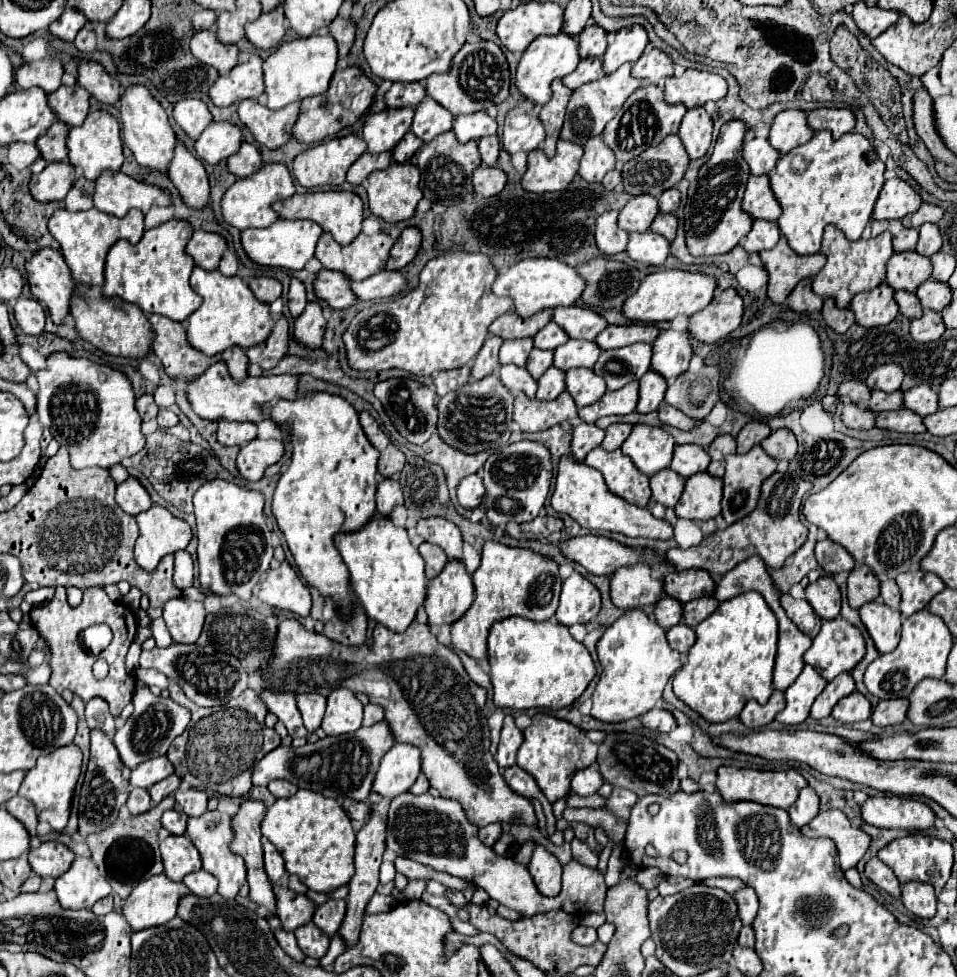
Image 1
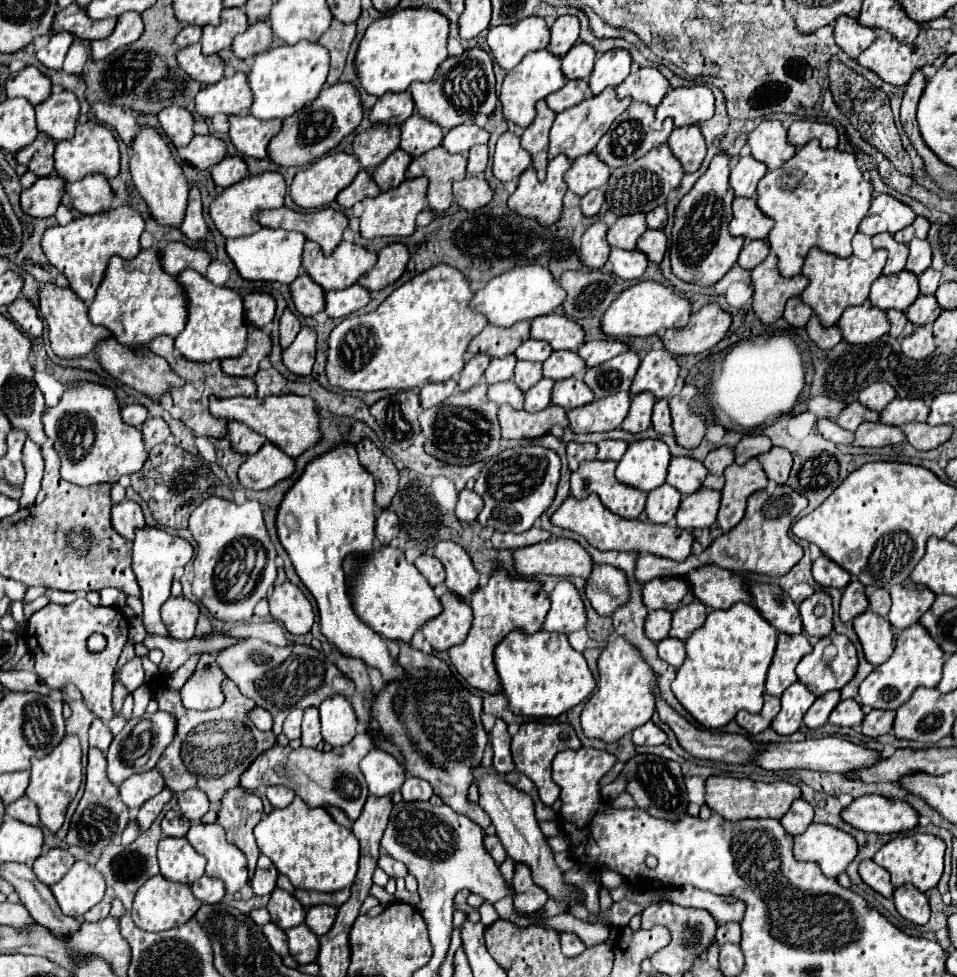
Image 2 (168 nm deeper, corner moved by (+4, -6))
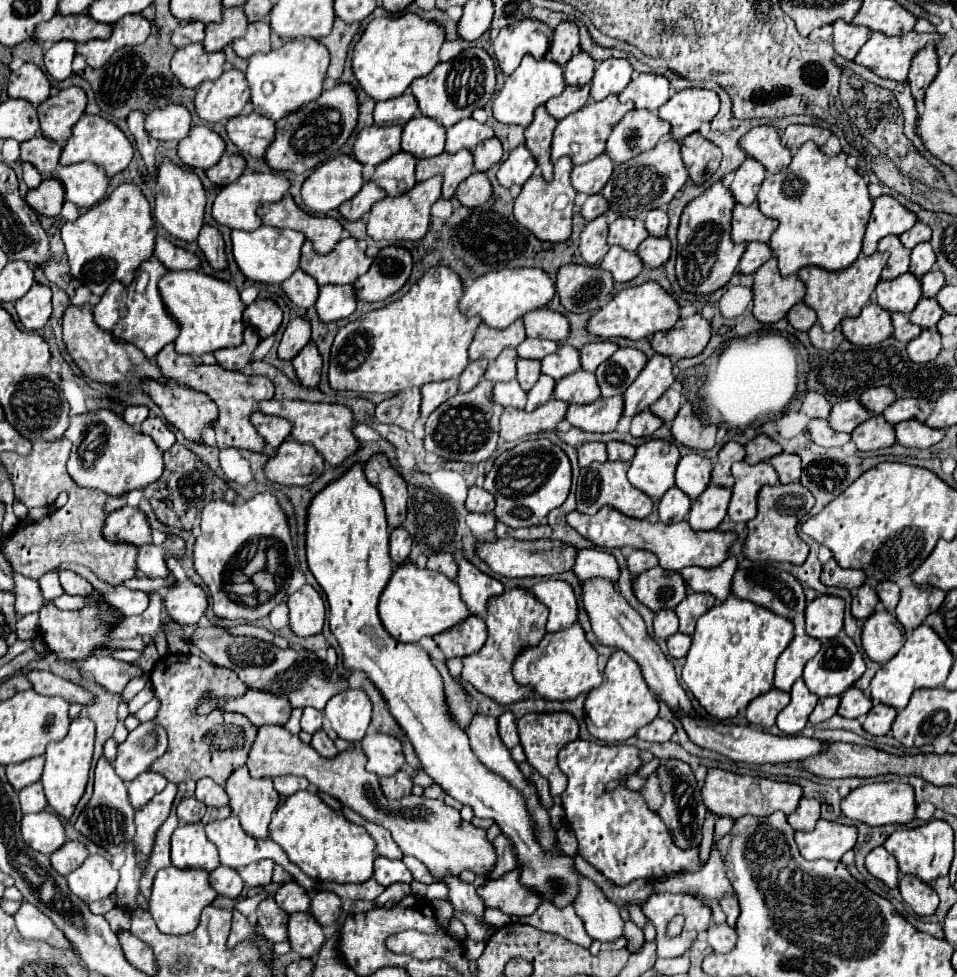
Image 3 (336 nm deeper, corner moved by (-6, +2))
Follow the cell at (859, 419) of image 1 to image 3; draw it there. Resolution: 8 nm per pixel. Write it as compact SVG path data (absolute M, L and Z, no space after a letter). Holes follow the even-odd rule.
M810 420L806 428L812 434L812 440L816 444L820 444L820 446L826 446L826 448L830 448L830 446L842 446L842 444L846 444L850 440L850 434L832 430L832 426L830 426L828 420Z

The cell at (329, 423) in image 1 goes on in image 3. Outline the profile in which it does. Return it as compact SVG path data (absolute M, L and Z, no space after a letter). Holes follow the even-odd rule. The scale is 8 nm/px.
M362 464L350 466L340 478L326 484L308 504L308 568L326 594L330 606L328 624L342 648L344 666L348 670L362 670L378 686L390 714L410 738L424 772L440 784L446 794L472 806L474 816L492 818L502 828L502 834L512 840L518 862L524 866L520 876L522 884L530 890L540 890L544 900L550 900L560 908L572 904L576 896L574 860L566 854L550 856L538 846L520 792L506 784L504 778L484 768L472 754L466 732L456 728L456 722L444 708L442 676L428 652L418 644L394 640L382 626L376 606L394 568L388 552L388 536L382 496L364 476Z

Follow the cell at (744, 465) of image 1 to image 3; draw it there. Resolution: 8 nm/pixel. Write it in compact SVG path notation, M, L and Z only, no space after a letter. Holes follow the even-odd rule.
M736 462L732 466L734 488L728 506L728 516L732 522L748 522L756 516L756 496L764 484L776 484L778 474L770 462L746 464Z

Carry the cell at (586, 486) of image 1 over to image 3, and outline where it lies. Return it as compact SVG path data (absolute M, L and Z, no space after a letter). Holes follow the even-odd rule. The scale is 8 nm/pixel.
M610 506L600 508L592 516L574 510L566 516L566 520L574 530L578 530L586 540L594 542L596 546L602 546L602 548L624 548L624 546L642 548L642 550L656 554L662 568L668 568L674 572L678 572L686 566L704 566L704 568L718 566L720 562L726 560L728 546L736 538L736 534L732 534L732 532L718 532L718 530L698 530L696 532L684 520L676 522L676 524L662 524L662 522L652 524L648 520L624 516L622 512L612 510Z

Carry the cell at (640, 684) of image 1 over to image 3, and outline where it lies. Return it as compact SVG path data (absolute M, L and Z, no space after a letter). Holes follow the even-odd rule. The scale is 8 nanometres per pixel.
M616 650L608 658L604 674L606 678L600 684L600 688L594 688L586 698L584 704L586 718L588 718L586 722L588 722L588 732L592 736L608 744L616 744L634 736L642 726L646 726L658 716L658 698L644 682L640 666L622 650Z

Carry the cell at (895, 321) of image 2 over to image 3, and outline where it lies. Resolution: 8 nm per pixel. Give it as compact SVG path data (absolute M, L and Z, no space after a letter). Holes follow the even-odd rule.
M892 312L892 324L894 324L894 338L902 342L910 342L912 338L916 338L922 332L922 328L912 324L908 316L902 312Z

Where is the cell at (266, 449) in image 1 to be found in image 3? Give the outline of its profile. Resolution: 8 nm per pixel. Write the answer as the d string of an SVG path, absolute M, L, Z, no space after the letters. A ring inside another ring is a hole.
M284 440L276 454L268 458L264 474L270 482L286 486L306 486L324 470L324 458L308 444Z

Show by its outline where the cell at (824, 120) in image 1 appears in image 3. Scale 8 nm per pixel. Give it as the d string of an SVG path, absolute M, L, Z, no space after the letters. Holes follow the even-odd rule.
M790 124L782 132L782 144L788 148L800 148L804 142L814 140L818 146L824 146L830 136L832 136L832 132L828 128L806 126L806 124Z

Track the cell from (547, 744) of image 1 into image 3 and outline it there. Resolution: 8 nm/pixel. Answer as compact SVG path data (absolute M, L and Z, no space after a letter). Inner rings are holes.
M554 712L554 714L526 714L518 720L518 734L520 734L520 742L526 754L528 764L538 770L548 782L550 782L550 794L552 796L560 796L566 788L566 776L560 772L558 768L558 752L560 748L564 748L568 742L578 738L578 722L572 714L568 712Z

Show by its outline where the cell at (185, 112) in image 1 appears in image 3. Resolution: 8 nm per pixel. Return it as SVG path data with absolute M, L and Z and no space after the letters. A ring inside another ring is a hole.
M168 104L148 114L146 128L152 138L178 144L192 130L192 114L182 104Z

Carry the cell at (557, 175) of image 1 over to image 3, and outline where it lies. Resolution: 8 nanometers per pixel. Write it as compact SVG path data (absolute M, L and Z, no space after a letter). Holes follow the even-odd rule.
M568 156L560 158L554 164L554 180L546 182L538 172L530 176L530 180L522 186L522 192L518 194L516 202L514 202L514 216L516 220L532 230L536 234L536 238L540 240L548 240L548 242L564 242L570 238L572 234L572 202L574 202L574 194L576 190L570 184L570 170L572 170L572 160ZM558 194L566 194L570 198L570 204L564 210L556 210L554 208L554 200Z

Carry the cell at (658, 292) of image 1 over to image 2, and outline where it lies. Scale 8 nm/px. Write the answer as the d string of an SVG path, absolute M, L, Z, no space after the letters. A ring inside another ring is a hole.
M638 282L630 286L628 290L620 292L620 296L610 304L608 312L600 318L600 328L604 334L612 338L624 338L624 336L652 336L660 334L668 328L684 328L690 320L690 302L678 294L674 294L670 288L658 284L658 282Z

